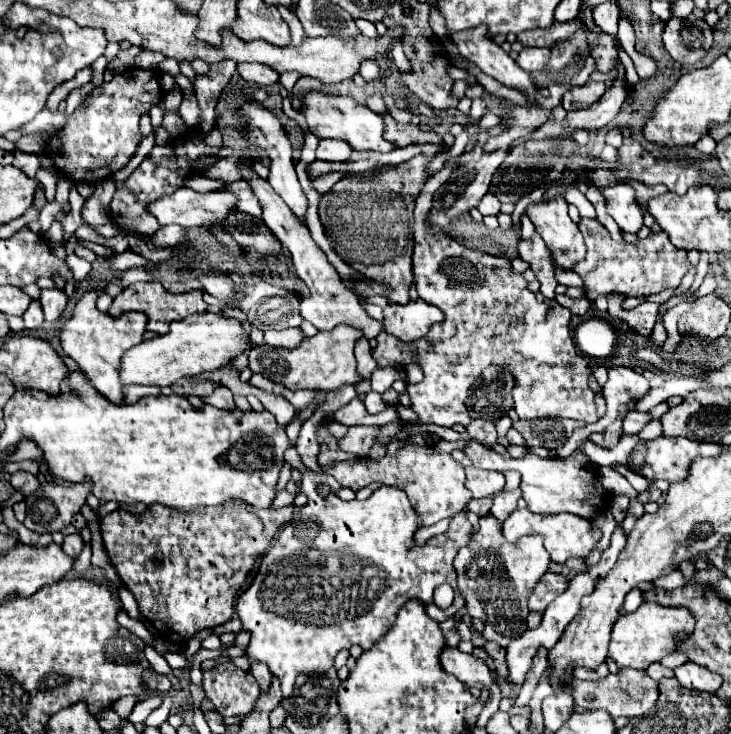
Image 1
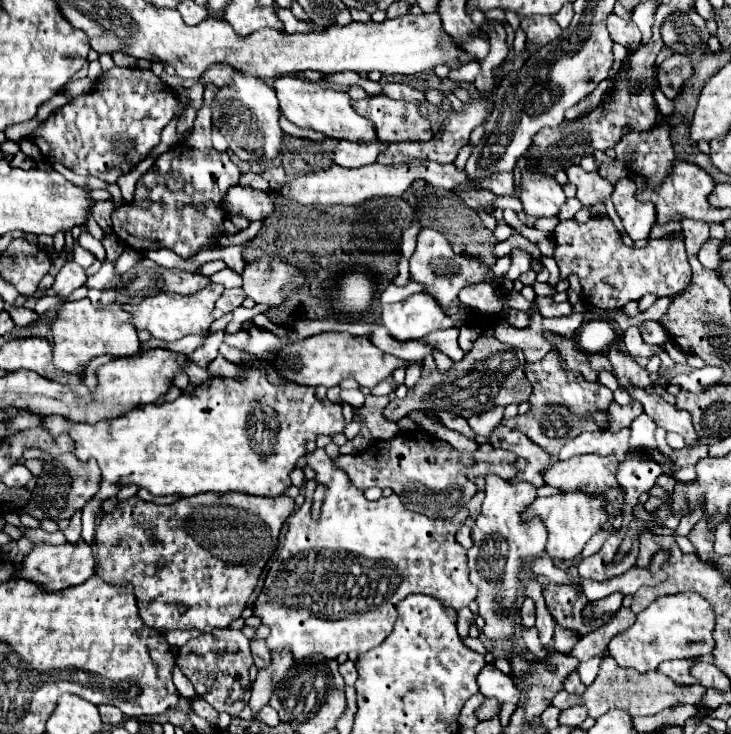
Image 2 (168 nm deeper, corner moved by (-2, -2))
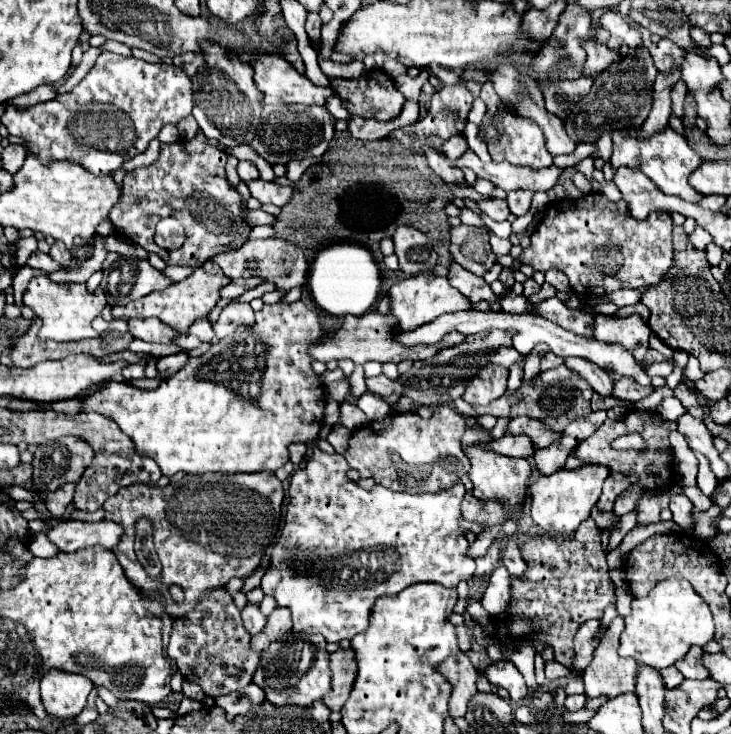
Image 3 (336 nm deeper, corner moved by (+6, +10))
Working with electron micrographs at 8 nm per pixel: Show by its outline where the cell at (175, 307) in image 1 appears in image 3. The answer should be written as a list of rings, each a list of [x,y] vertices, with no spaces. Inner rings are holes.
[[[204,264],[192,276],[188,276],[182,282],[168,286],[162,292],[152,292],[144,298],[130,302],[128,306],[114,306],[112,314],[118,316],[118,318],[160,318],[164,324],[168,324],[170,328],[174,328],[174,330],[178,330],[180,334],[186,336],[190,324],[194,320],[206,318],[206,314],[216,306],[216,302],[220,298],[218,288],[228,284],[228,282],[230,280],[226,278],[226,274],[216,264]]]

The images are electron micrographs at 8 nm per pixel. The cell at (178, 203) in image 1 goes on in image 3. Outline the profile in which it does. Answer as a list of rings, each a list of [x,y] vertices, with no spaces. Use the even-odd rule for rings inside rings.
[[[252,180],[248,182],[248,190],[250,194],[260,200],[260,202],[270,202],[276,206],[284,206],[290,196],[292,196],[292,188],[290,186],[280,186],[274,182],[264,182],[264,180]]]

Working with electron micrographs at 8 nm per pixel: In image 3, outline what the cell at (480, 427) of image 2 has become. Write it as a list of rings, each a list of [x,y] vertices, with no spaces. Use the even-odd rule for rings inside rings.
[[[486,364],[478,378],[470,380],[464,400],[472,406],[488,406],[492,400],[500,398],[506,392],[508,370],[498,364]]]

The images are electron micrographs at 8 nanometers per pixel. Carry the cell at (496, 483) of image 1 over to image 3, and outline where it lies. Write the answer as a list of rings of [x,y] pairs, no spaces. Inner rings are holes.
[[[510,434],[502,436],[500,440],[494,440],[494,442],[476,442],[474,446],[486,448],[486,450],[498,452],[502,456],[510,456],[510,458],[528,458],[534,452],[528,436],[510,436]]]

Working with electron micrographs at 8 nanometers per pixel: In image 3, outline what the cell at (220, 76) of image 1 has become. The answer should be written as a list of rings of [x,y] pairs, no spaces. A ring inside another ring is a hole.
[[[198,130],[192,140],[162,144],[160,156],[152,166],[136,168],[124,176],[122,196],[110,210],[110,222],[134,244],[140,244],[148,252],[158,252],[168,264],[176,266],[202,264],[220,252],[240,248],[246,242],[250,228],[242,224],[240,196],[226,180],[226,160],[228,154],[210,146],[206,136],[202,136],[202,130]],[[168,216],[176,218],[186,230],[186,240],[176,250],[154,244],[154,228],[160,218]]]

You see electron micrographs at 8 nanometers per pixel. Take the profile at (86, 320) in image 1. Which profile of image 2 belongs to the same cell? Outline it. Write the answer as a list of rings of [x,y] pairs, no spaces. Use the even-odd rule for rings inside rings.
[[[88,298],[60,304],[54,310],[54,316],[50,320],[52,342],[54,342],[52,356],[54,356],[56,368],[74,374],[76,368],[86,366],[98,354],[124,356],[124,352],[138,352],[140,340],[138,340],[136,328],[128,320],[130,320],[130,314],[122,310],[118,304],[110,304],[100,310],[96,310]]]

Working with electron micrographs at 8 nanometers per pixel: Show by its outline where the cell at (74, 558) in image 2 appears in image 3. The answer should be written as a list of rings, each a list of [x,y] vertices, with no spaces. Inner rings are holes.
[[[70,520],[54,526],[48,534],[48,540],[58,546],[60,552],[76,552],[88,546],[114,548],[122,536],[122,528],[116,522],[100,520],[100,522],[78,522]]]

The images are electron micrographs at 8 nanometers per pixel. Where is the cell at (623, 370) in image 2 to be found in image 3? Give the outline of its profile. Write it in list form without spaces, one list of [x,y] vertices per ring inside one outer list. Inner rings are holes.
[[[598,316],[594,322],[594,338],[606,344],[620,344],[626,348],[638,362],[646,360],[650,328],[640,320],[640,316],[630,316],[624,320],[608,320]]]

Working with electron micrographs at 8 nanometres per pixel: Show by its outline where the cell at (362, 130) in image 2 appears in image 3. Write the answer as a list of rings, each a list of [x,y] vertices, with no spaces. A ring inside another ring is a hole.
[[[252,54],[252,66],[254,66],[254,82],[264,92],[264,104],[326,106],[326,100],[334,96],[334,90],[330,86],[316,86],[278,54]]]

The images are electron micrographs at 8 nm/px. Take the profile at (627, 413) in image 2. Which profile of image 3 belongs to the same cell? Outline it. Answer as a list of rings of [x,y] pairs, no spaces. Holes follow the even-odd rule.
[[[620,378],[618,382],[614,382],[614,398],[626,400],[626,402],[638,402],[642,398],[646,398],[652,392],[652,386],[640,386],[638,382],[630,380],[630,378]]]

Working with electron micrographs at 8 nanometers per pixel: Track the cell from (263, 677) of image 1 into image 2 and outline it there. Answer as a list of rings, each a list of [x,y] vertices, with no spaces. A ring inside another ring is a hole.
[[[252,638],[252,656],[256,668],[264,668],[264,664],[270,664],[270,648],[266,646],[266,640]]]

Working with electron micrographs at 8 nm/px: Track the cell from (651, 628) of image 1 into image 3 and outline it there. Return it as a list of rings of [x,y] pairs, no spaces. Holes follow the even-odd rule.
[[[666,578],[658,582],[646,598],[634,598],[632,612],[624,622],[626,628],[620,636],[620,656],[636,658],[640,664],[656,670],[672,666],[690,646],[704,646],[714,638],[712,612],[704,598],[684,578]]]

